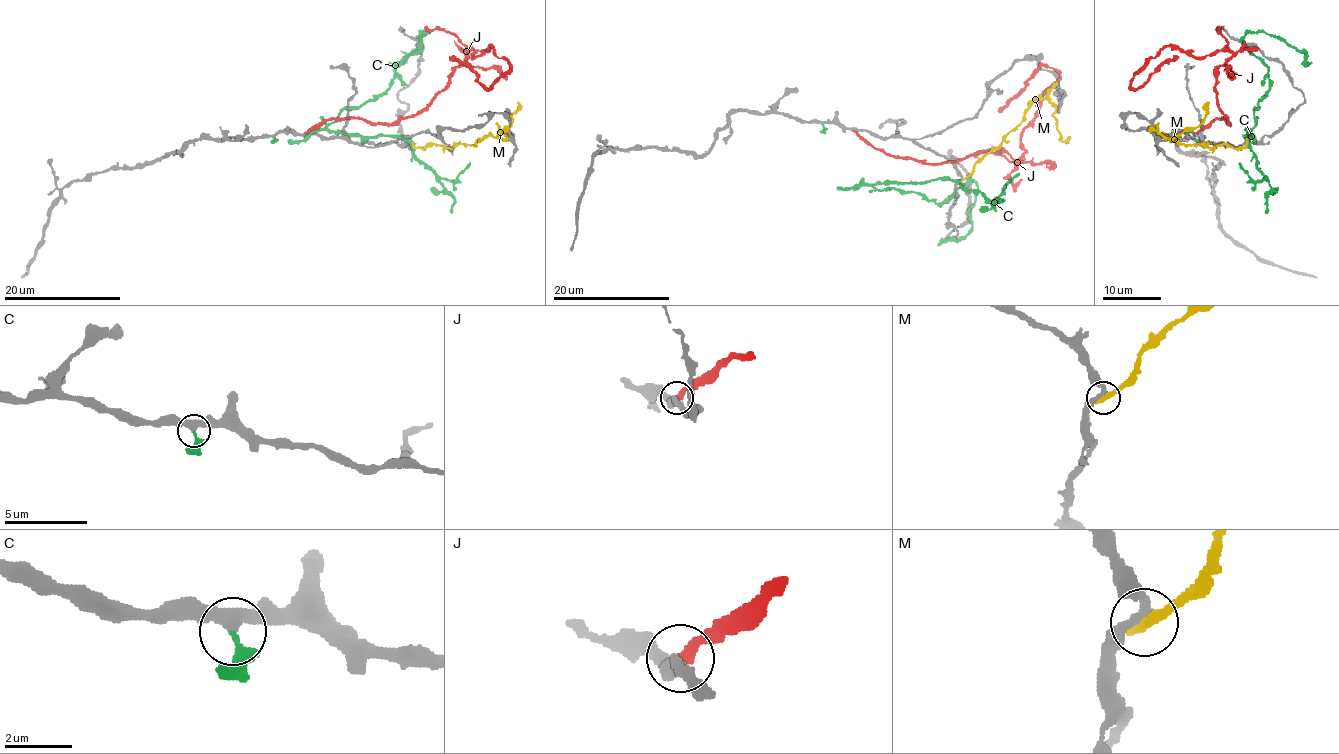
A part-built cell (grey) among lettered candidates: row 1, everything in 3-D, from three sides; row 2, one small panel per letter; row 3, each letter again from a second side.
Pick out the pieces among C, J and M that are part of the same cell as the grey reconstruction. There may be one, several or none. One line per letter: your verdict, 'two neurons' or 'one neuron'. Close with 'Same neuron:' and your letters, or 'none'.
C: two neurons
J: two neurons
M: two neurons
Same neuron: none

